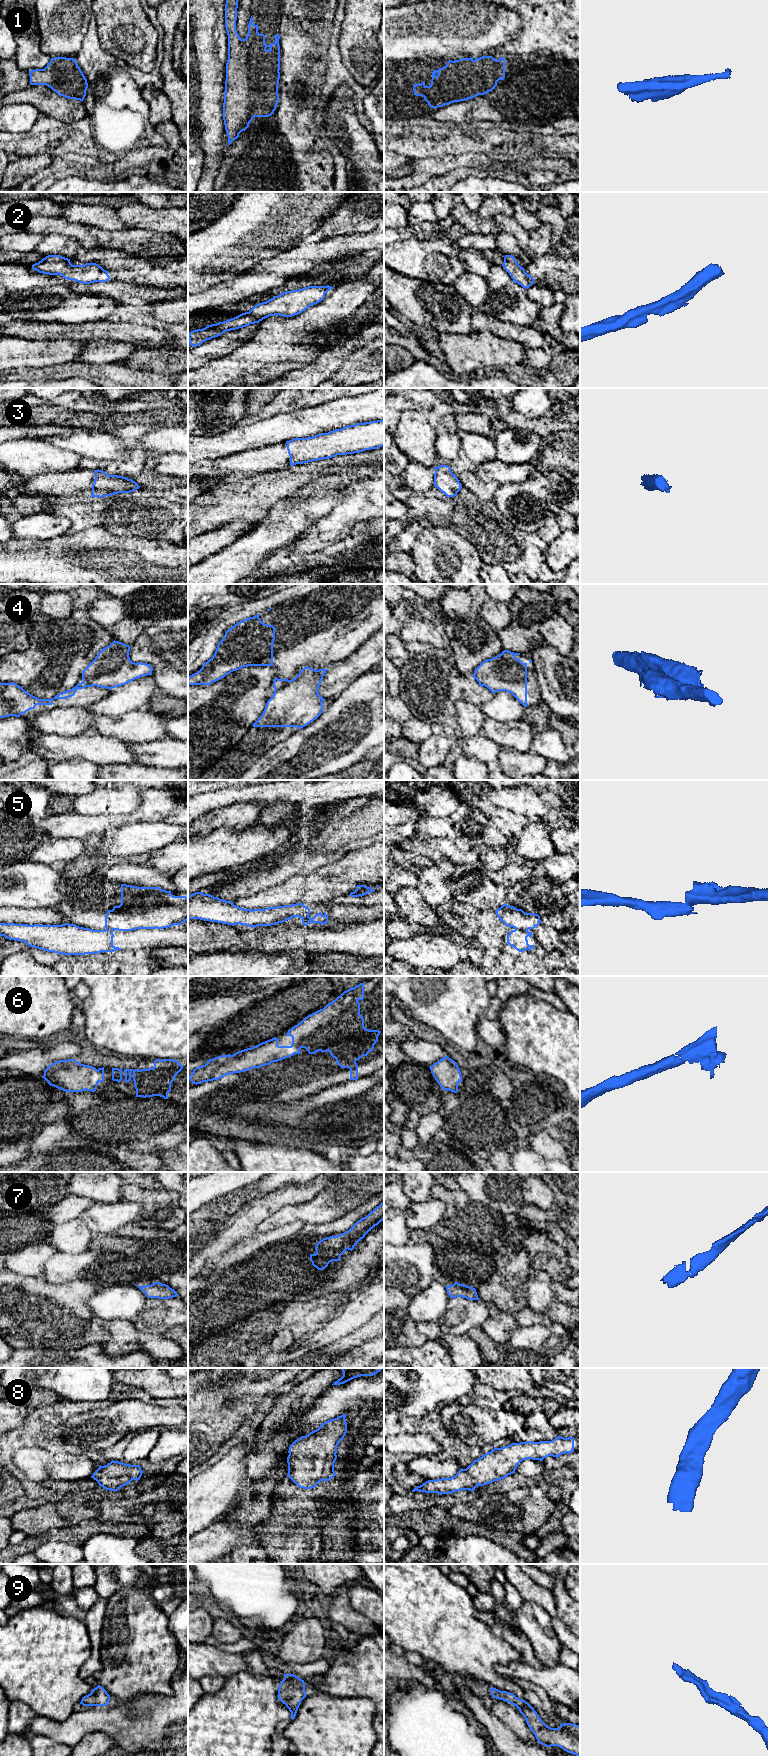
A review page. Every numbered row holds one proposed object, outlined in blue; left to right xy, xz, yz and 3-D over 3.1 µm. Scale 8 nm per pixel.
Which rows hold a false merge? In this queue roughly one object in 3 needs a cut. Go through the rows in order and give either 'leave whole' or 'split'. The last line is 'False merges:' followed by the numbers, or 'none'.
1: leave whole
2: leave whole
3: leave whole
4: split
5: split
6: leave whole
7: leave whole
8: leave whole
9: leave whole
False merges: 4, 5

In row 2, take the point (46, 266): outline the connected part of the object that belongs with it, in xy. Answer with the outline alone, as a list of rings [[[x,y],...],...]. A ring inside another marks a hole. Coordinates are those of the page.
[[[48,255],[38,263],[33,264],[32,269],[43,274],[59,274],[67,280],[74,280],[83,284],[107,282],[110,279],[108,271],[96,263],[72,265],[70,259],[60,255]]]

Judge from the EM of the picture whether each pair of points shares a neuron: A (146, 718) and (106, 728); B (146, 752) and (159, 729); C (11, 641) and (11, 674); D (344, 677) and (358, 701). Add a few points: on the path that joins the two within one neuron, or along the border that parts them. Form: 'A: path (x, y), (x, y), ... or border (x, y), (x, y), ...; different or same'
A: path (136, 727), (116, 727); same
B: border (166, 736), (134, 744); different
C: border (29, 636), (26, 648), (13, 650), (10, 653); different
D: border (368, 671), (359, 675), (333, 699); different

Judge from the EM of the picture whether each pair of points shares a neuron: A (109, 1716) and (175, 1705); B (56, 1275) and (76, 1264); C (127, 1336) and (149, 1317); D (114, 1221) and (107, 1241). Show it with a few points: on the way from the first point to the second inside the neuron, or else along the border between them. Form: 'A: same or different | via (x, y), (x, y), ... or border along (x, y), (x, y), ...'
A: same | via (125, 1722), (159, 1721)
B: same | via (61, 1270), (64, 1267), (71, 1266)
C: different | border along (132, 1322), (143, 1332), (159, 1333)
D: different | border along (94, 1233), (113, 1234)

